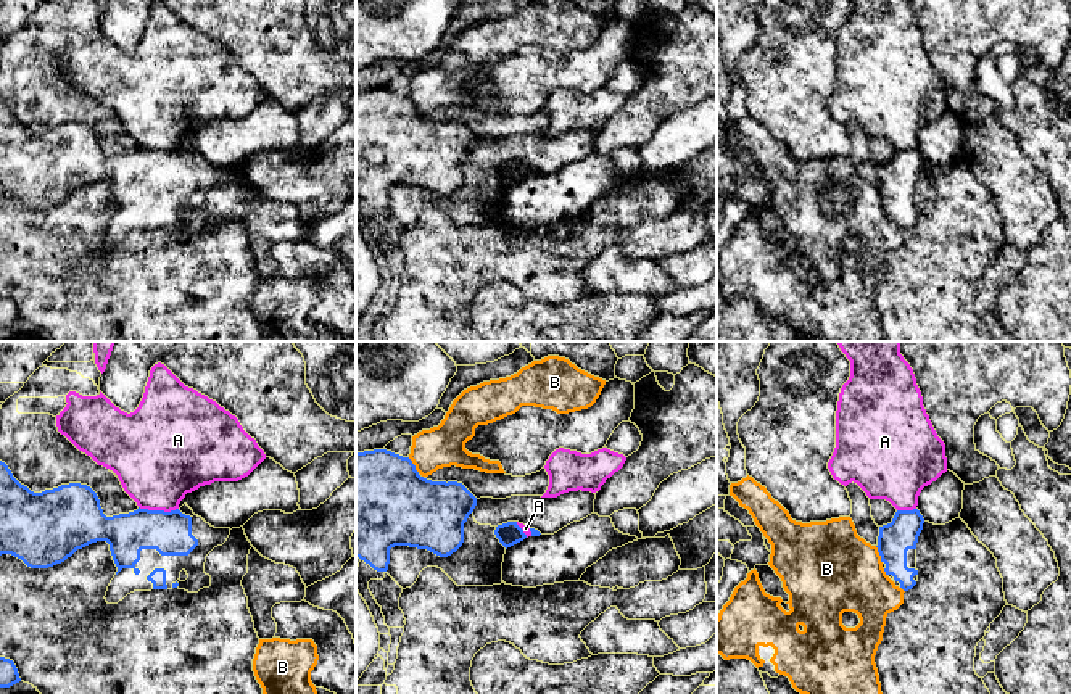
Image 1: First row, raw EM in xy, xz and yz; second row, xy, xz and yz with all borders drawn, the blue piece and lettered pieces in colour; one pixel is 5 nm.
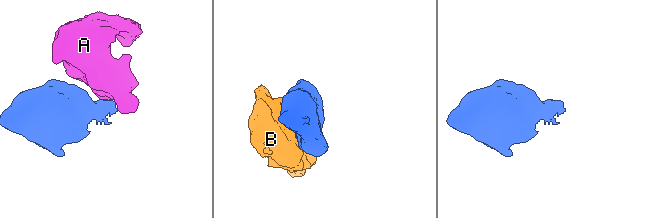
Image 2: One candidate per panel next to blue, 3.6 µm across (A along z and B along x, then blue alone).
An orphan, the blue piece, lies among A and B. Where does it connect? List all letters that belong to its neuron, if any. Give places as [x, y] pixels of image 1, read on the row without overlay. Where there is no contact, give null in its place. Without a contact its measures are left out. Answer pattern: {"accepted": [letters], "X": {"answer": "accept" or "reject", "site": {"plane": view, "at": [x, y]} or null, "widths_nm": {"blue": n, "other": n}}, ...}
{"accepted": [], "A": {"answer": "reject", "site": {"plane": "xy", "at": [158, 150]}, "widths_nm": {"blue": 220, "other": 440}}, "B": {"answer": "reject", "site": {"plane": "yz", "at": [880, 194]}, "widths_nm": {"blue": 170, "other": 440}}}

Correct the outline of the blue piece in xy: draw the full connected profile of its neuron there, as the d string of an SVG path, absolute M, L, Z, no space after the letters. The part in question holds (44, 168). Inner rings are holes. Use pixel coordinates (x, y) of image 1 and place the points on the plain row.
M0 100L0 195L11 193L31 208L64 201L77 188L106 180L118 206L106 242L134 230L211 225L206 195L222 185L230 167L214 167L179 148L137 148L106 156L97 132L81 122L34 132Z

